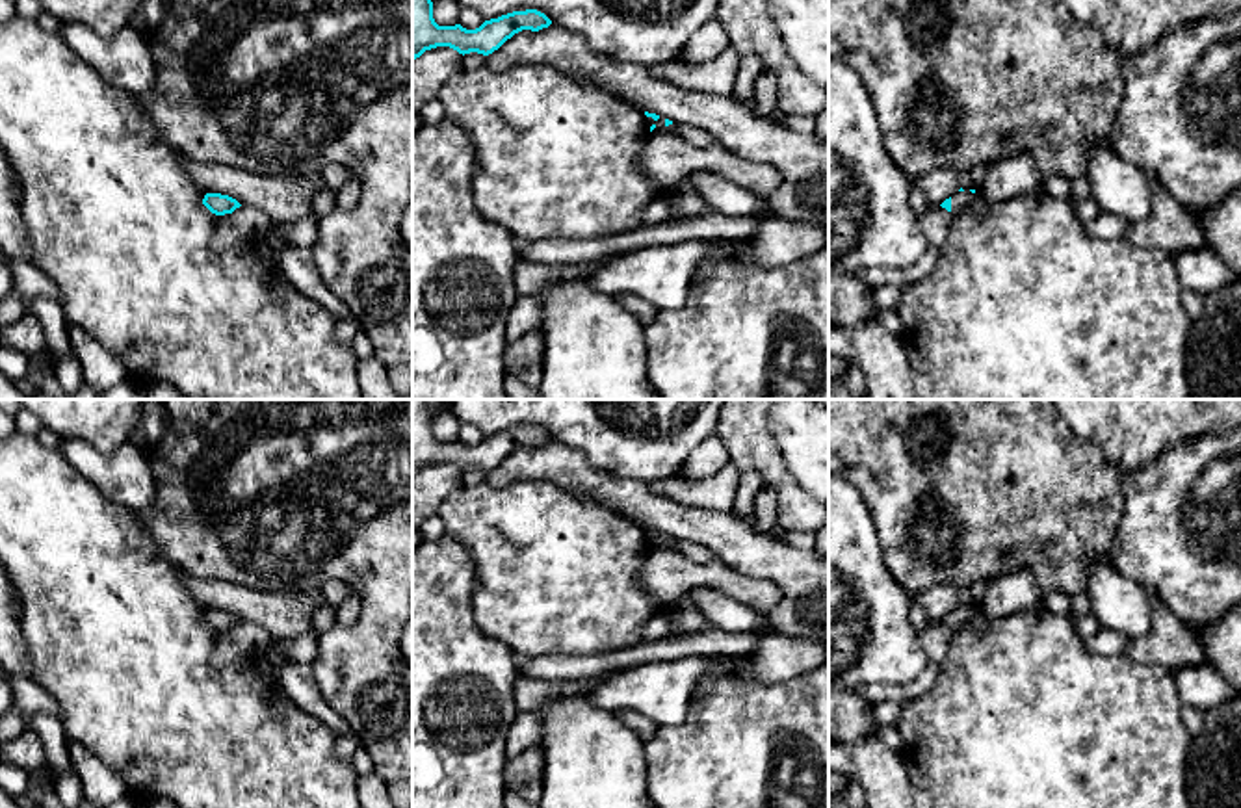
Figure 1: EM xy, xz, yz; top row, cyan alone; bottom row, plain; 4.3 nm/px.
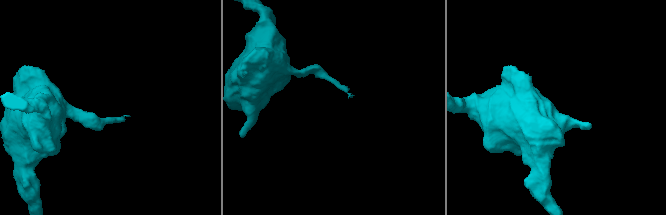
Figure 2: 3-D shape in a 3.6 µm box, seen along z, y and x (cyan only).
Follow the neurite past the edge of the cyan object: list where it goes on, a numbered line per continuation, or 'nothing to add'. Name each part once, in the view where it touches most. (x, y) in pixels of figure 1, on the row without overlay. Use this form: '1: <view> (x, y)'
1: xz (666, 576)

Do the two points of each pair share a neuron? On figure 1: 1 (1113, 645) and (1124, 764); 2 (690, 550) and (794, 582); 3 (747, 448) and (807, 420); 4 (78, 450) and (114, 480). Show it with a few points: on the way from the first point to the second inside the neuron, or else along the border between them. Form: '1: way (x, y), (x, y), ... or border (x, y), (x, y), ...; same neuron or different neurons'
1: border (1085, 641), (1093, 652), (1124, 654); different neurons
2: border (675, 541), (701, 543), (718, 558); different neurons
3: border (768, 418), (768, 428), (790, 476); different neurons
4: way (88, 459), (104, 472); same neuron

